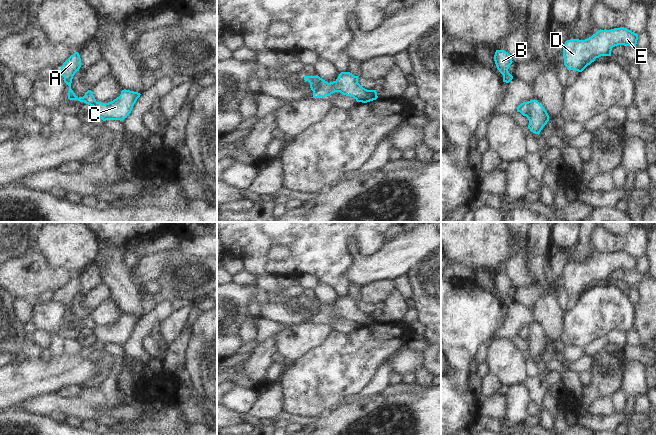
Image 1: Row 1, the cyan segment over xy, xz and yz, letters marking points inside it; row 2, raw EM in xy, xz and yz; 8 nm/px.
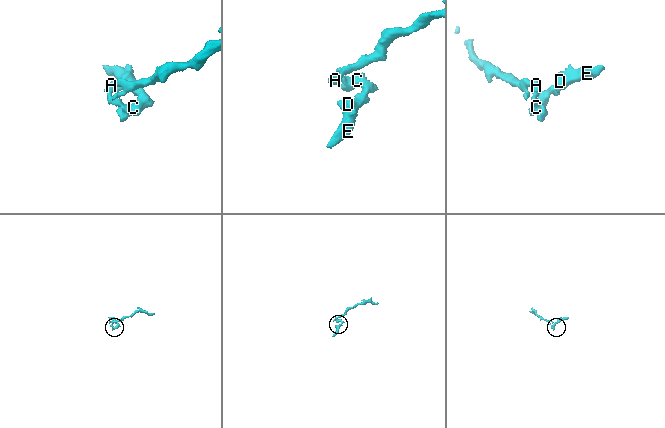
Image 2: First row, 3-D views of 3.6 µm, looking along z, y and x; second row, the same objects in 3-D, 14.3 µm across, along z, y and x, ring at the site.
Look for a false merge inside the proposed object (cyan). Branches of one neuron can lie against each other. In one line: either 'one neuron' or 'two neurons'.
two neurons

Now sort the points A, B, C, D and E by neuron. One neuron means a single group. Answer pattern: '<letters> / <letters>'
A B / C D E

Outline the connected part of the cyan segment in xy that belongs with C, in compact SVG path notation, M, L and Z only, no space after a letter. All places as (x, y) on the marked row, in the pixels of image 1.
M122 90L119 97L108 103L97 102L93 108L93 116L99 117L103 121L120 120L123 121L131 113L134 104L140 97L140 93Z

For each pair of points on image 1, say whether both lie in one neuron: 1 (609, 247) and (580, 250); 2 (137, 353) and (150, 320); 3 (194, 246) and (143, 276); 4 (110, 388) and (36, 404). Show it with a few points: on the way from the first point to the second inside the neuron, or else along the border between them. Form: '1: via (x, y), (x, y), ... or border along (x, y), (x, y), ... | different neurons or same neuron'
1: border along (593, 232), (594, 243), (600, 252) | different neurons
2: via (137, 345), (137, 335), (143, 328) | same neuron
3: via (181, 250), (167, 254), (156, 264) | same neuron
4: via (92, 402), (90, 404), (54, 404) | same neuron

